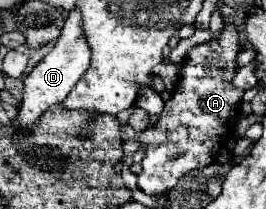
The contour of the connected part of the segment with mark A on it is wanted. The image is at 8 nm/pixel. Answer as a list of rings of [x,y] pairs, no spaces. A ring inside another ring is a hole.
[[[226,25],[220,39],[210,39],[186,55],[176,89],[164,103],[164,111],[156,125],[150,125],[140,133],[136,133],[130,125],[120,127],[120,137],[136,139],[144,151],[142,173],[138,175],[138,187],[144,193],[168,193],[176,187],[182,175],[216,161],[218,151],[228,143],[228,139],[232,139],[236,119],[240,117],[242,91],[234,89],[230,79],[236,71],[236,53],[240,47],[242,43],[238,41],[236,29]]]

